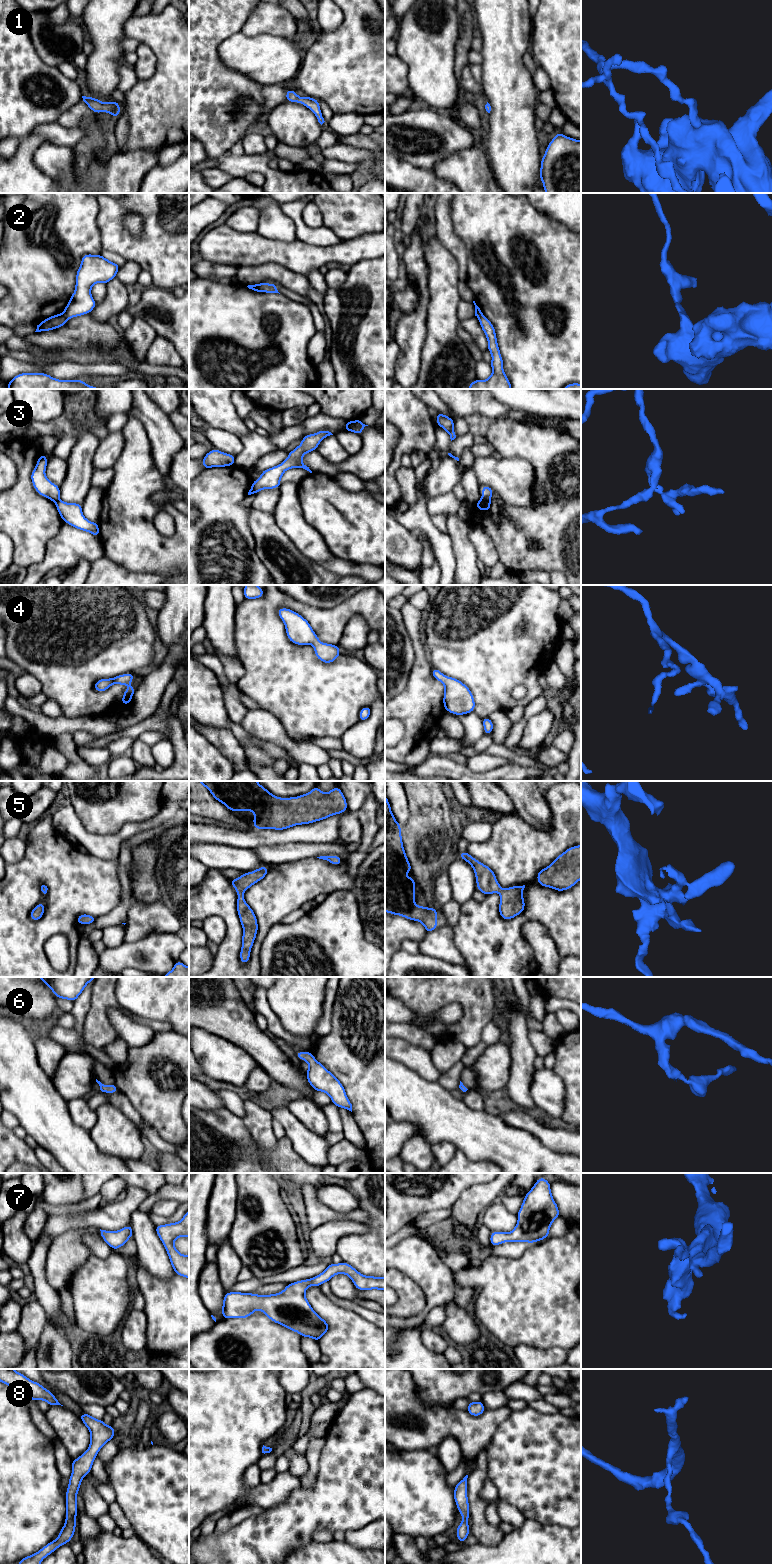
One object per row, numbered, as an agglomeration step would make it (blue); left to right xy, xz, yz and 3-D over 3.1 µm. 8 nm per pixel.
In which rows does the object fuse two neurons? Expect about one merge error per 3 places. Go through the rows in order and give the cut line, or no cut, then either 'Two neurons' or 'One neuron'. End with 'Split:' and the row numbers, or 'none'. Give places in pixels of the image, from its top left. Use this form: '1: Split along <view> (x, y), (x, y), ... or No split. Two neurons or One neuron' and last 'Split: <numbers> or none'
1: No split. One neuron
2: Split along xy (62, 313), (68, 318). Two neurons
3: Split along yz (481, 498), (489, 501). Two neurons
4: No split. One neuron
5: No split. One neuron
6: No split. One neuron
7: No split. One neuron
8: No split. One neuron
Split: 2, 3

